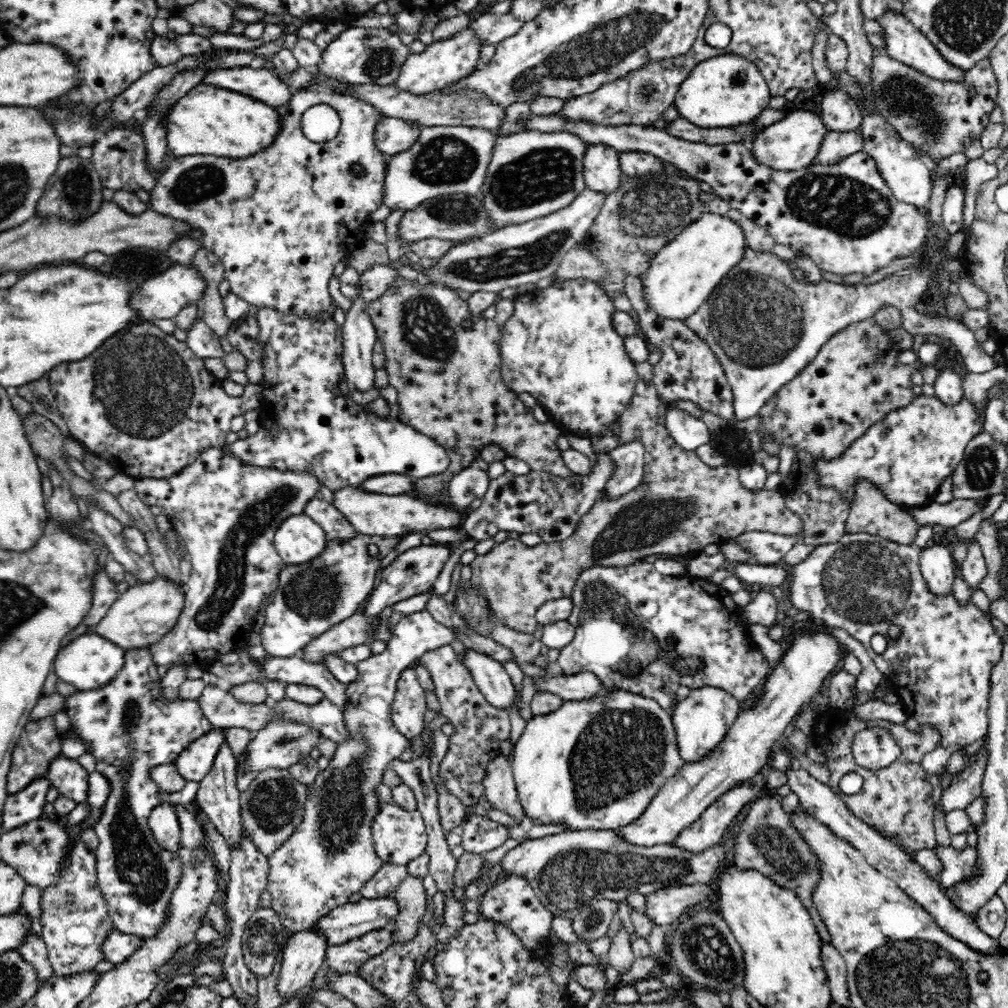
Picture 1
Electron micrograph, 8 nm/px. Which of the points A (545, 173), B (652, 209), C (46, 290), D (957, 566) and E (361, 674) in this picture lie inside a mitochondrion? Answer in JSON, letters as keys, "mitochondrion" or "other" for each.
{"A":"mitochondrion","B":"mitochondrion","C":"mitochondrion","D":"other","E":"other"}

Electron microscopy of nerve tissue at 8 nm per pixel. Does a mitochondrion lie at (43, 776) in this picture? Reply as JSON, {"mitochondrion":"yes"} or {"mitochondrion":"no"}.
{"mitochondrion":"no"}

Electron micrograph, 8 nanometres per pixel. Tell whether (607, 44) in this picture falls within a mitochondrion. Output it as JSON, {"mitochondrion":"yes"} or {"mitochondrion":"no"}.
{"mitochondrion":"yes"}

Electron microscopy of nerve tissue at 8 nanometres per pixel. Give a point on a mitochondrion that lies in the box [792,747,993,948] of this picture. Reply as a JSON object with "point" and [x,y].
{"point":[965,868]}

